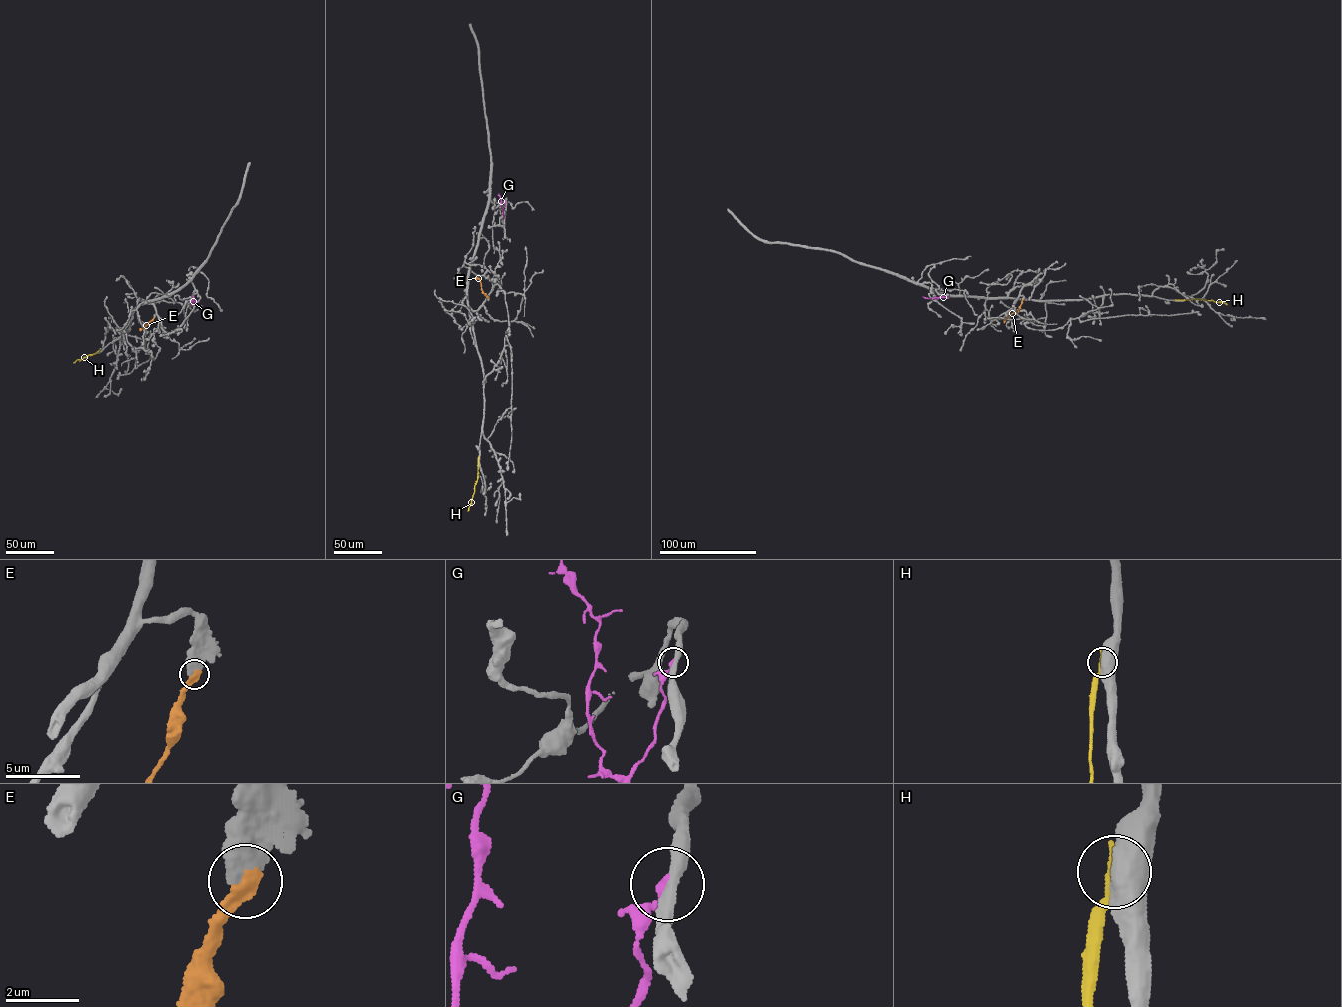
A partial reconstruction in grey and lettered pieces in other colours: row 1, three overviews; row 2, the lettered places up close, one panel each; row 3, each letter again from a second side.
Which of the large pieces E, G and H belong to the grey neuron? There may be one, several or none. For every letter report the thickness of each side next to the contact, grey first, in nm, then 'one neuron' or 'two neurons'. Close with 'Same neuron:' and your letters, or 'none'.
E: 600/400 nm | one neuron
G: 360/280 nm | two neurons
H: 700/300 nm | two neurons
Same neuron: E

